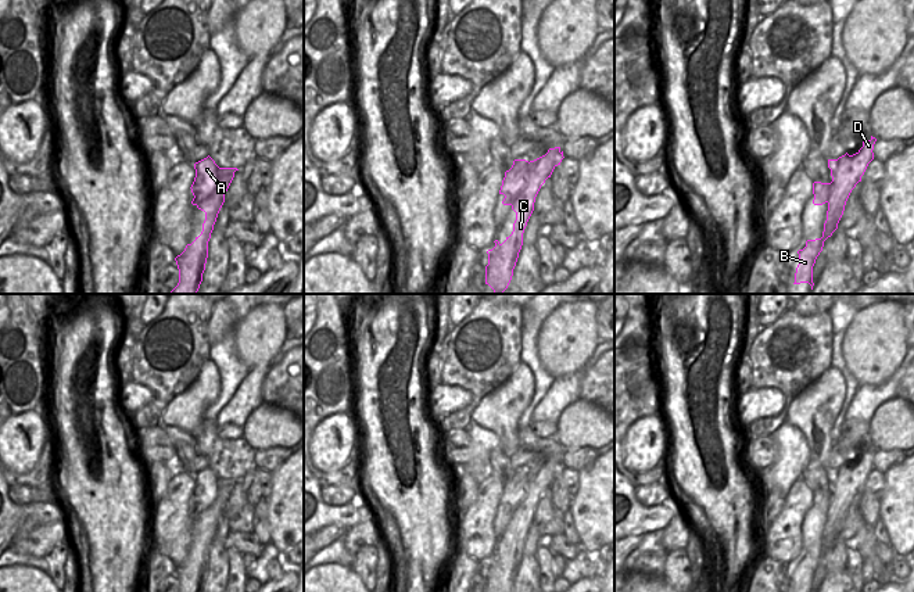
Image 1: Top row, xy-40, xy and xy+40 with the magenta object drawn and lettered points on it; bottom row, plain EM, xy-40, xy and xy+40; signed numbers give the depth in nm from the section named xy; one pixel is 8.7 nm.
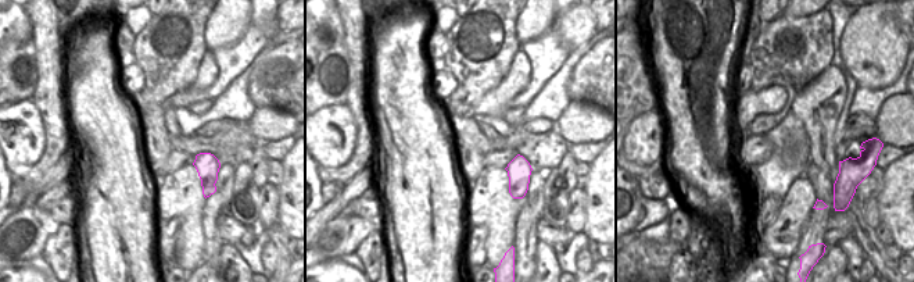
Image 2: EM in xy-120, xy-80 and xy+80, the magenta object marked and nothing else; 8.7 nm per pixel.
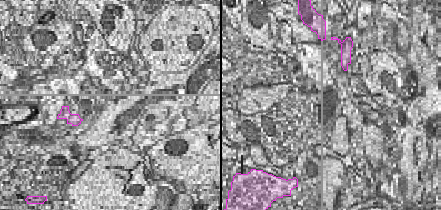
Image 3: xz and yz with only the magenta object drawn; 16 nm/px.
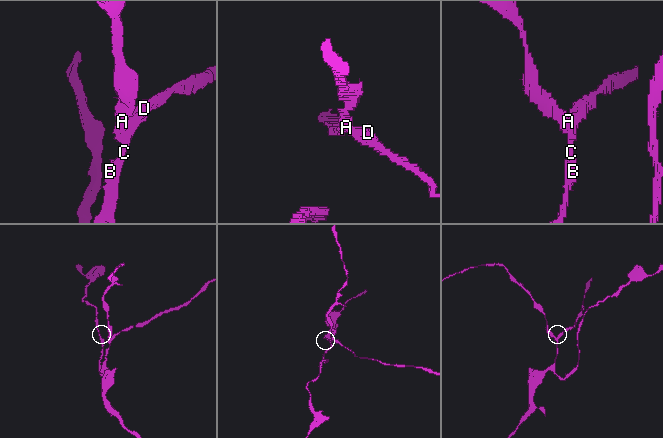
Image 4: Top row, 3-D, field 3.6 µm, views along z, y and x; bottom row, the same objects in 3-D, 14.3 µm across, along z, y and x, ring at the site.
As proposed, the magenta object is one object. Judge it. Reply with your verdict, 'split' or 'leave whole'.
split

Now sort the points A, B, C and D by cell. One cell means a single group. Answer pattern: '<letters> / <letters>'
A / B C D

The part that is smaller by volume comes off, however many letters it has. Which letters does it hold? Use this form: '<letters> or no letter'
A

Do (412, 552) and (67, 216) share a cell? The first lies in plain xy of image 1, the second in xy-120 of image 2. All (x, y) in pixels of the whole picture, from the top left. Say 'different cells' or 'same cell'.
different cells

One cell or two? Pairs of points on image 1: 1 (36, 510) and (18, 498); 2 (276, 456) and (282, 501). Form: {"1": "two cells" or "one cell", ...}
{"1": "two cells", "2": "two cells"}

